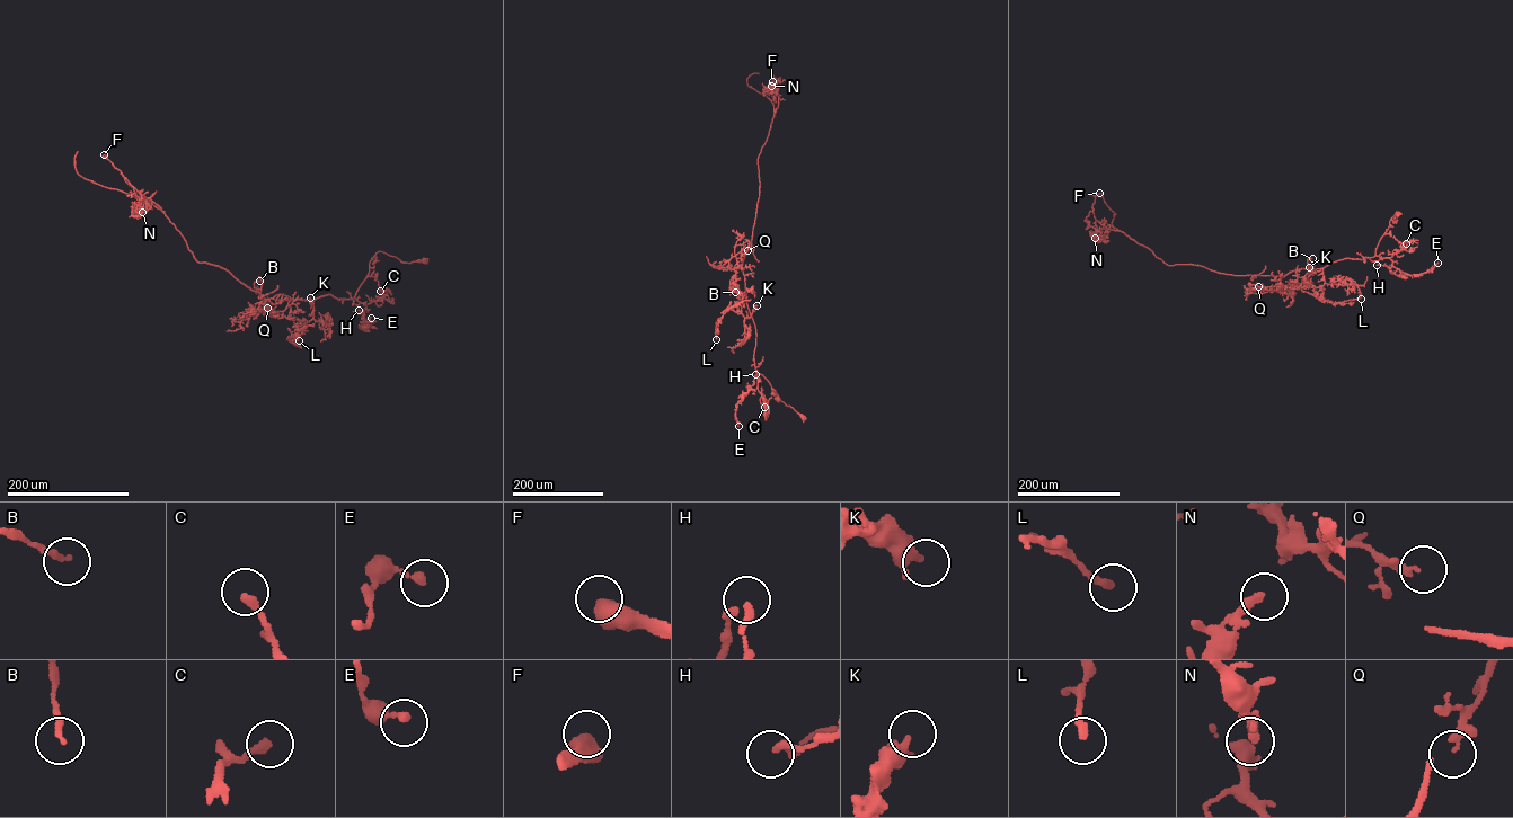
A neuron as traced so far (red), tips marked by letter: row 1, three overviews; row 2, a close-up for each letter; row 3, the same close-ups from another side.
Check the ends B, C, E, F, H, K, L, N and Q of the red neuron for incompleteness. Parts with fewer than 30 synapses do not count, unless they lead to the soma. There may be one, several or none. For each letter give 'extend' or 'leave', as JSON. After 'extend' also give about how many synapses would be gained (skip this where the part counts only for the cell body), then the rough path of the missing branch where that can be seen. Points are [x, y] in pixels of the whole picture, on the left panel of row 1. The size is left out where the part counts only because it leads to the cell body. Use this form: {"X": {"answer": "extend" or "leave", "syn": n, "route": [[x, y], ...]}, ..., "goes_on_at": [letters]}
{"B": {"answer": "leave"}, "C": {"answer": "leave"}, "E": {"answer": "leave"}, "F": {"answer": "leave"}, "H": {"answer": "leave"}, "K": {"answer": "leave"}, "L": {"answer": "leave"}, "N": {"answer": "leave"}, "Q": {"answer": "leave"}, "goes_on_at": []}

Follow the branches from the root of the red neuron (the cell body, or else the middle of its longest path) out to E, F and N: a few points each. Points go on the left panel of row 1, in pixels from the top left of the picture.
E: (425, 260), (404, 263), (382, 251), (375, 252), (354, 298), (366, 305), (361, 327), (370, 326), (371, 318)
F: (425, 260), (378, 251), (350, 299), (262, 298), (224, 269), (196, 261), (160, 207), (104, 154)
N: (425, 260), (378, 251), (352, 299), (266, 299), (224, 269), (197, 261), (164, 213), (142, 199), (142, 212)

